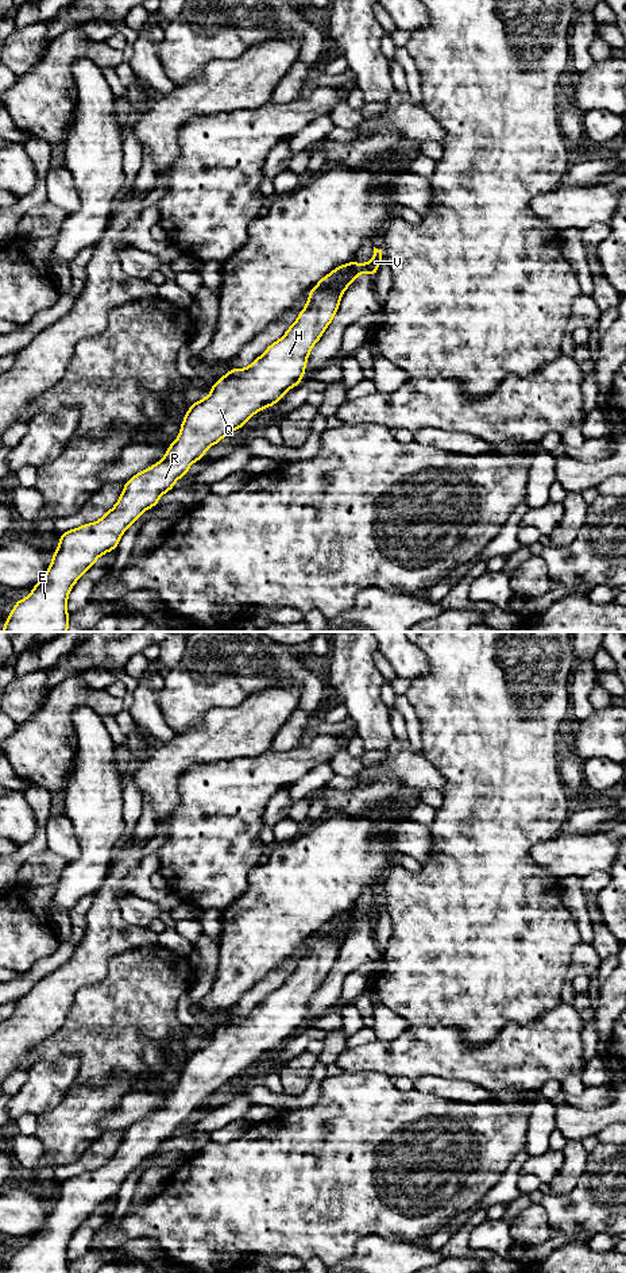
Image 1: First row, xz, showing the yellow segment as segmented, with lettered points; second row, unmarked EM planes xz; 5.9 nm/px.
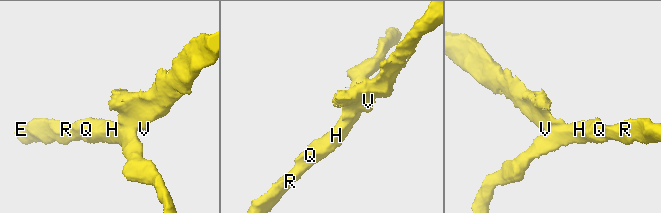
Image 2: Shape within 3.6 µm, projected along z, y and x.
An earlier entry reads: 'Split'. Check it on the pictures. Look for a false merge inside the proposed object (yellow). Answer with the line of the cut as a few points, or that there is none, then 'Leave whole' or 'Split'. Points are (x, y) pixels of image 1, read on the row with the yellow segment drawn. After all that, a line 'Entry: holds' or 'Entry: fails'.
Split along xz (350, 263), (348, 272), (339, 286), (343, 292). Split
Entry: holds

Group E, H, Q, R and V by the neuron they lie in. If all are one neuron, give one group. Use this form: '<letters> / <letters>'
E H Q R / V

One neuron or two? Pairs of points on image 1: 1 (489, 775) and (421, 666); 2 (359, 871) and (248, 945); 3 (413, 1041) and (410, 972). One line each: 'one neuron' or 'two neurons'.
1: two neurons
2: one neuron
3: two neurons

